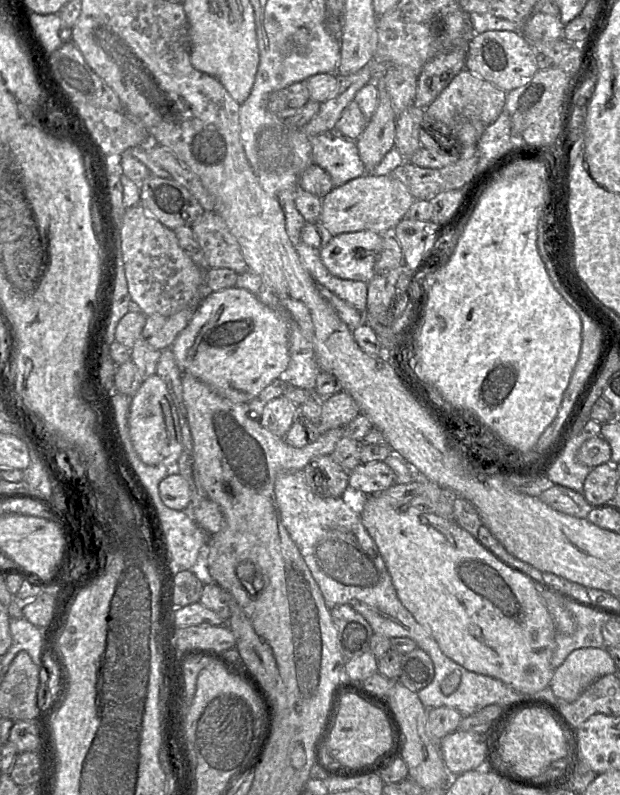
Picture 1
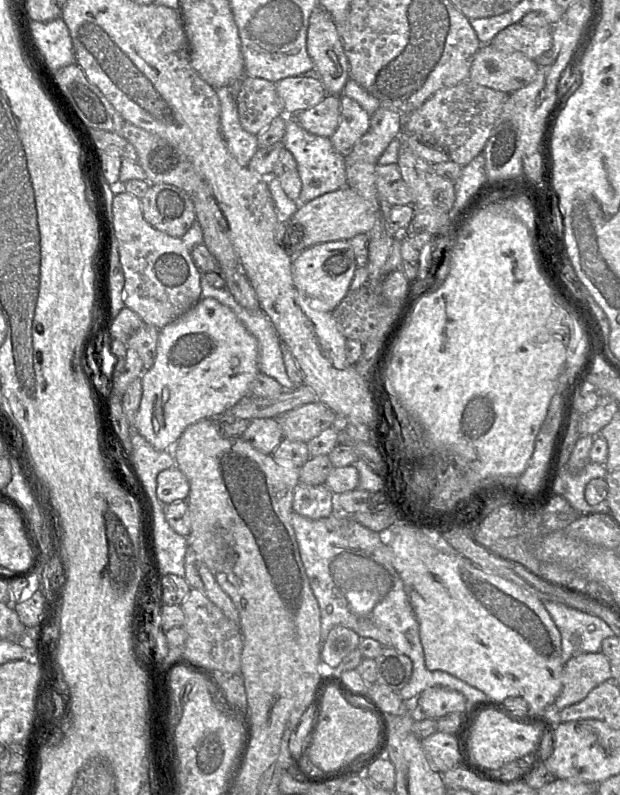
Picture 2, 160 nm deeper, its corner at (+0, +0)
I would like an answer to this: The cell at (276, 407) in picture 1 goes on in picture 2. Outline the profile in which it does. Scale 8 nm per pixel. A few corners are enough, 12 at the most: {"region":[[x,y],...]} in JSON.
{"region":[[257,418],[240,436],[263,454],[283,439],[277,418]]}

